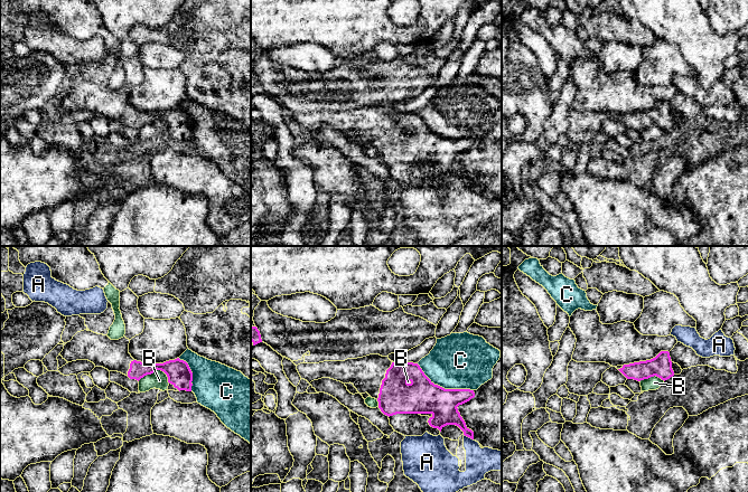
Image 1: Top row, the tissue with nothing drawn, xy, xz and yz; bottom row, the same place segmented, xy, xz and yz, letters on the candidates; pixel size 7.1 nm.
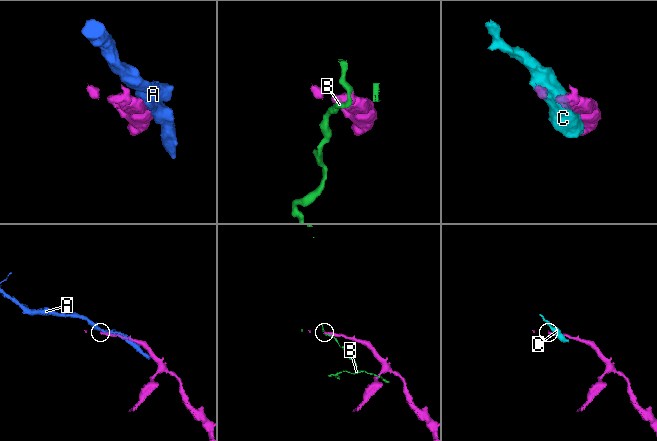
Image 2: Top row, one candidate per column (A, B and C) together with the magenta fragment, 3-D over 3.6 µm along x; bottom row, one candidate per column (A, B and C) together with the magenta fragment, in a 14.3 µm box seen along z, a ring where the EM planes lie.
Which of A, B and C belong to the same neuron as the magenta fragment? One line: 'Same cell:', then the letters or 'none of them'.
Same cell: none of them

